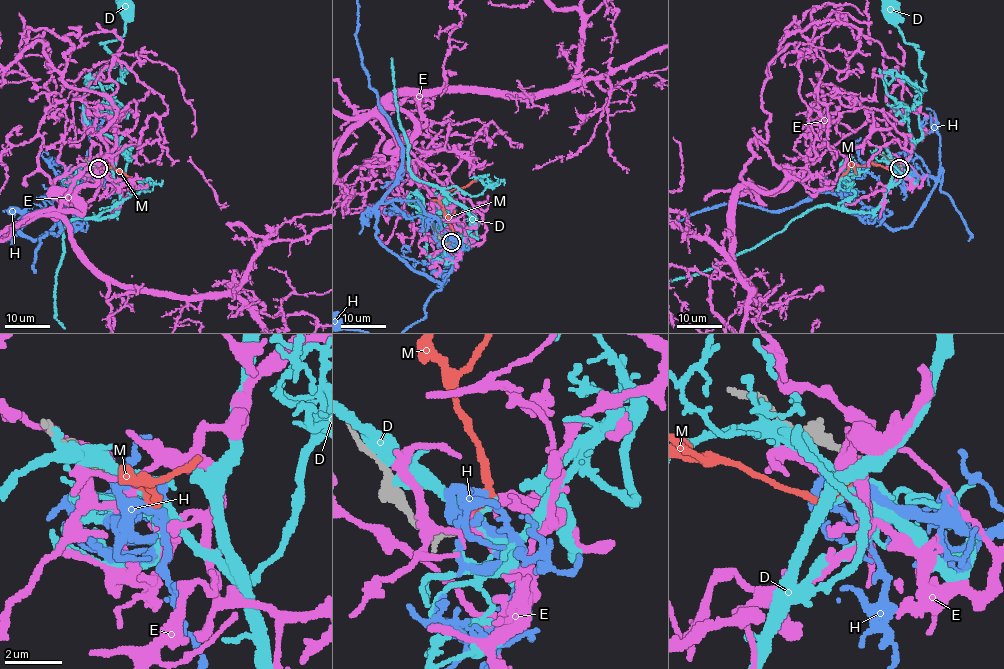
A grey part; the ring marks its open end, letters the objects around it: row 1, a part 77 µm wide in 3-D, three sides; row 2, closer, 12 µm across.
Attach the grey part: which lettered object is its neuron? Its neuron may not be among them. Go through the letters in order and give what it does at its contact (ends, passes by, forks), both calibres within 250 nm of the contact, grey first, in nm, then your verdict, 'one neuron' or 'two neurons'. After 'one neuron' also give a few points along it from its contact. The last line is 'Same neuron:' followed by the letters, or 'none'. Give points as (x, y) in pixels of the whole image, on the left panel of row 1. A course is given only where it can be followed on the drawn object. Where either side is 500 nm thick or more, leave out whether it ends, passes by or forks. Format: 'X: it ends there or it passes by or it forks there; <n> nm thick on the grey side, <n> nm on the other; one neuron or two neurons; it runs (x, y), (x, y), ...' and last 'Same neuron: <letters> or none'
D: it forks there; 220 nm thick on the grey side, 280 nm on the other; two neurons
E: it forks there; 240 nm thick on the grey side, 260 nm on the other; two neurons
H: it forks there; 240 nm thick on the grey side, 320 nm on the other; two neurons
M: it ends there; 220 nm thick on the grey side, 190 nm on the other; one neuron
Same neuron: M

